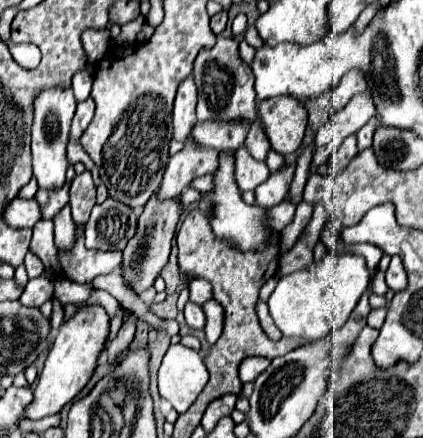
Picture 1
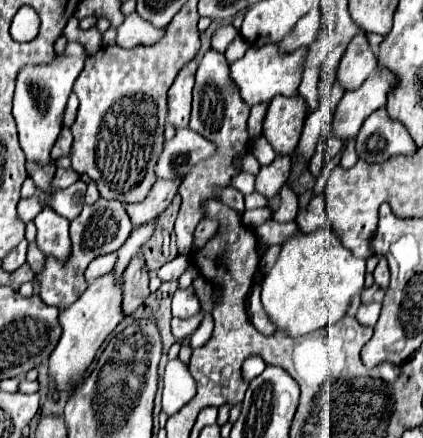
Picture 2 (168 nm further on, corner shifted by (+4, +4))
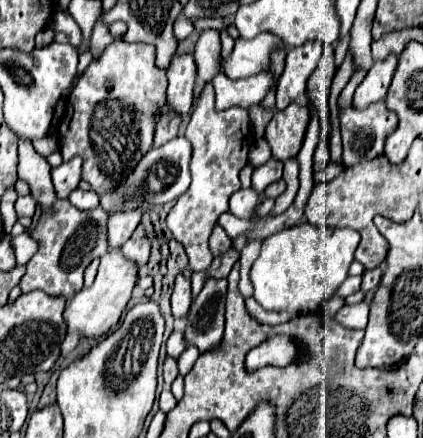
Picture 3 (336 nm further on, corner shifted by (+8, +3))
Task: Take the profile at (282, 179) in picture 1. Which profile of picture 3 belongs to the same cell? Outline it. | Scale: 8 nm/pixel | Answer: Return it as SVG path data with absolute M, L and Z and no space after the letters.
M270 160L258 168L254 168L254 174L252 174L252 188L262 196L264 190L272 184L272 182L278 182L282 178L282 162L280 160Z

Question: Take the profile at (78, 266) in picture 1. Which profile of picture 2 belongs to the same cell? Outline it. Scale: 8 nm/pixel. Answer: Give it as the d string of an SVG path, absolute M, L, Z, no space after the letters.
M110 253L110 255L104 255L104 257L98 257L96 261L92 261L86 269L86 281L92 283L96 277L104 275L104 273L110 273L114 269L114 263L118 259L118 253Z

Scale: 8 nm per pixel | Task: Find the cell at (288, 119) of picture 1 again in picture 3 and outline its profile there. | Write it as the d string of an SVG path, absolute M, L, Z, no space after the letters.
M292 102L284 110L276 110L266 126L266 140L276 160L294 158L300 152L304 132L310 120L310 110Z

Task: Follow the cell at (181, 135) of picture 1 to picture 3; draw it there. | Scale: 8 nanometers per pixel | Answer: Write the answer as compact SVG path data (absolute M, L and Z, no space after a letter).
M192 54L174 56L168 66L168 106L182 118L188 118L194 100L196 64Z

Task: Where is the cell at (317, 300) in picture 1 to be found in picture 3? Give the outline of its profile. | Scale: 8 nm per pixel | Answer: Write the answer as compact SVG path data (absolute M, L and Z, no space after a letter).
M310 222L268 236L250 272L254 298L262 308L274 312L288 312L292 316L316 312L322 302L330 300L338 286L348 278L348 268L354 260L358 242L360 234L352 228L322 230Z

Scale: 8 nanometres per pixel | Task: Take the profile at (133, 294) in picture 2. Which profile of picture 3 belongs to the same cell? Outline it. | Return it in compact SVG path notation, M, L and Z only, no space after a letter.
M142 224L134 230L132 238L122 246L122 254L124 254L124 258L128 258L130 262L134 262L138 268L148 264L150 242L148 242L148 238L146 238L146 234L144 234Z

